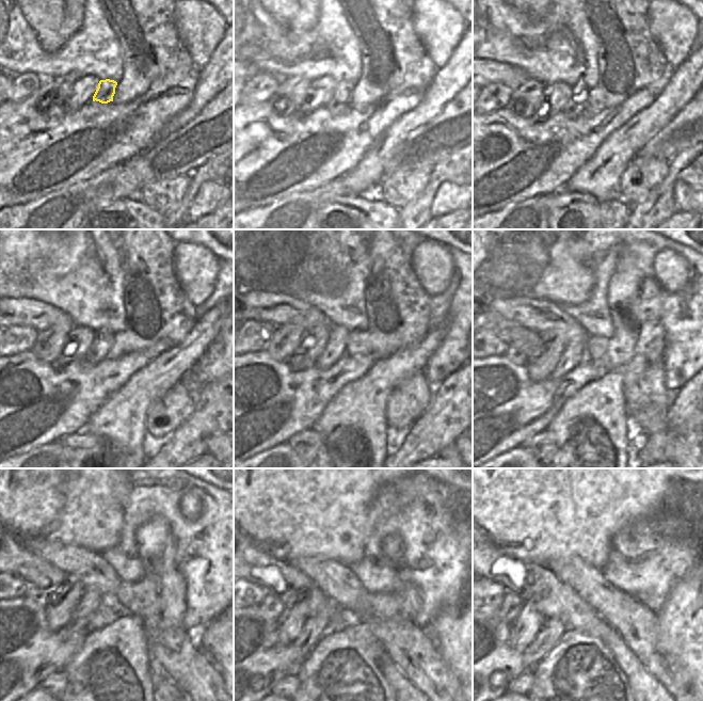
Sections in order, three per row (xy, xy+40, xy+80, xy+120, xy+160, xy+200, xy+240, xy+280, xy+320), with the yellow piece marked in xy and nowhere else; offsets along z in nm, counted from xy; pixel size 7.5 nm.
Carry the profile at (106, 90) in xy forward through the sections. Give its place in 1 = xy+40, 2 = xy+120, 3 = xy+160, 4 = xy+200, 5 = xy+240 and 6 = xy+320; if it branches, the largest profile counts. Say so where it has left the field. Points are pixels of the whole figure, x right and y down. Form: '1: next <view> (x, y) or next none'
1: next xy+40 (340, 100)
2: next xy+120 (102, 340)
3: next xy+160 (335, 349)
4: next xy+200 (574, 352)
5: next xy+240 (91, 600)
6: next xy+320 (553, 628)

